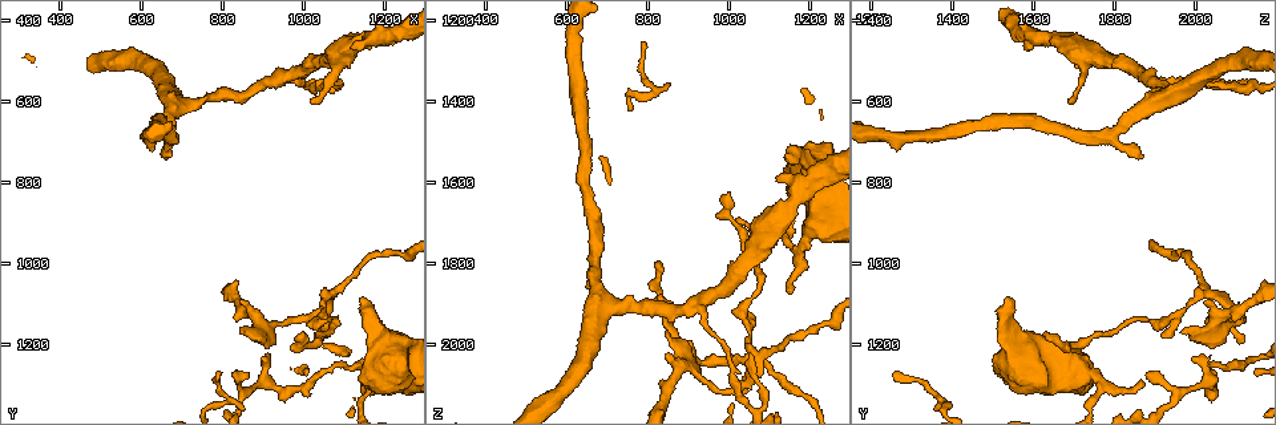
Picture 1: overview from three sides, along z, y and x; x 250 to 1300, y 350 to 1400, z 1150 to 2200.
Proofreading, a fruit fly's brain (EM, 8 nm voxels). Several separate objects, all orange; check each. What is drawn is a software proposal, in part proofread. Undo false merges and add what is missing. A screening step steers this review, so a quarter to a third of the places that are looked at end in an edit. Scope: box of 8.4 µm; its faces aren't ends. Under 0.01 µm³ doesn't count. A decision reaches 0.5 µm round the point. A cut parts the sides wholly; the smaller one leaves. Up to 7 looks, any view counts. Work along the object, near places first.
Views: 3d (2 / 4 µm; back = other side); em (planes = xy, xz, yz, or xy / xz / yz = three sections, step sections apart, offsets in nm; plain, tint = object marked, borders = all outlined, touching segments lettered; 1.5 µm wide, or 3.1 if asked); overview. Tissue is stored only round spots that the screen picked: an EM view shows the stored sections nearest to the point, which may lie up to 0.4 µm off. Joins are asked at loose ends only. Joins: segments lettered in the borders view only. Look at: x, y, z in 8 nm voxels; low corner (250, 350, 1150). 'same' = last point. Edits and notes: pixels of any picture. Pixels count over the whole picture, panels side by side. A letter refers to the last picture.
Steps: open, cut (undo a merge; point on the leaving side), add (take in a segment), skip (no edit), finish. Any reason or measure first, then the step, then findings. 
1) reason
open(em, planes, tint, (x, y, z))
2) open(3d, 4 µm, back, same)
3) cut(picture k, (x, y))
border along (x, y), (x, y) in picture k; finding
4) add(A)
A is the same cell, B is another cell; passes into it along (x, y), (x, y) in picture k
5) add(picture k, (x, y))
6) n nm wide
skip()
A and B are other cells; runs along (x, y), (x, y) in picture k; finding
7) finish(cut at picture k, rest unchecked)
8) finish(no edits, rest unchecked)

arms part here
open(3d, 4 µm, back, (1180, 1290, 1765))

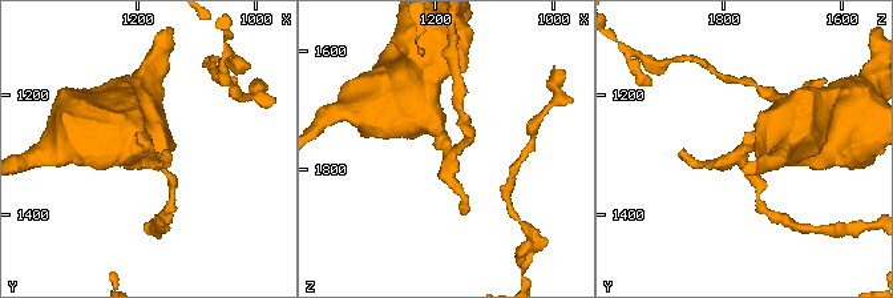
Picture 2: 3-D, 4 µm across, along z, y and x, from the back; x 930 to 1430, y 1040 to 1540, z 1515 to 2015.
need the tissue
open(em, planes, tint, (1180, 1290, 1760))

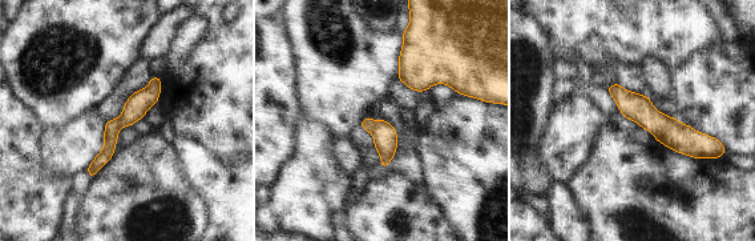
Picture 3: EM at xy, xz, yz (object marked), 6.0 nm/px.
what lies round it
open(em, planes, borders, same)

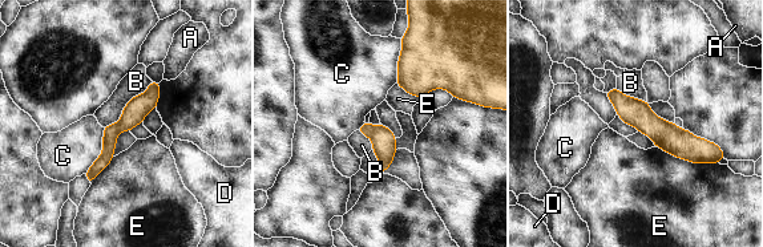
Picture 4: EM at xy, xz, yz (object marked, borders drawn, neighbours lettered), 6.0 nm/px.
cut(picture 4, (366, 129))
A, B, C, D and E are other cells; the part that leaves runs along (114, 128), (105, 158), (89, 177) in picture 4; two neurons meet here

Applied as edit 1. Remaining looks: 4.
open(overview)

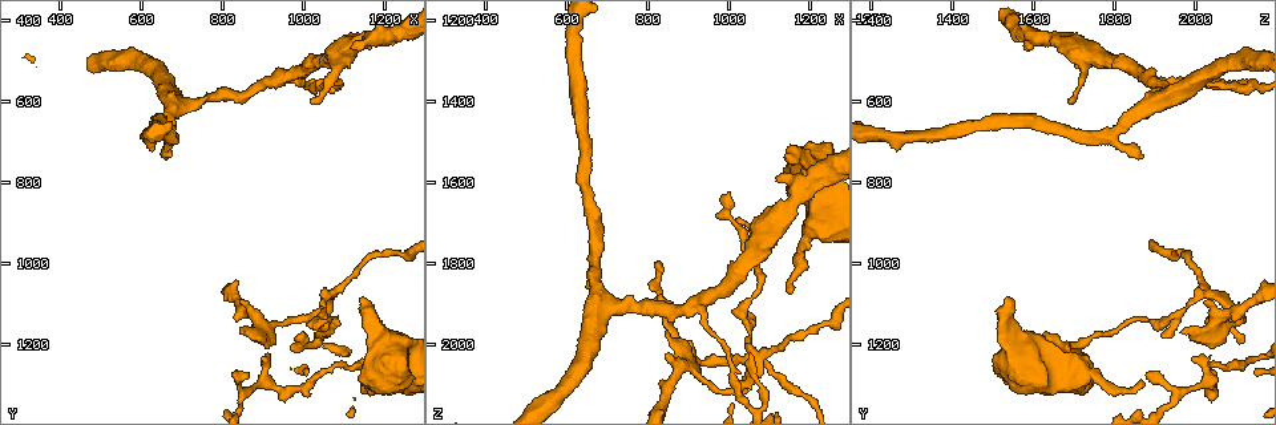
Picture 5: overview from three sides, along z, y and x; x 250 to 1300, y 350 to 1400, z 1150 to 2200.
thin end
open(3d, 2 µm, (1000, 1175, 1630))

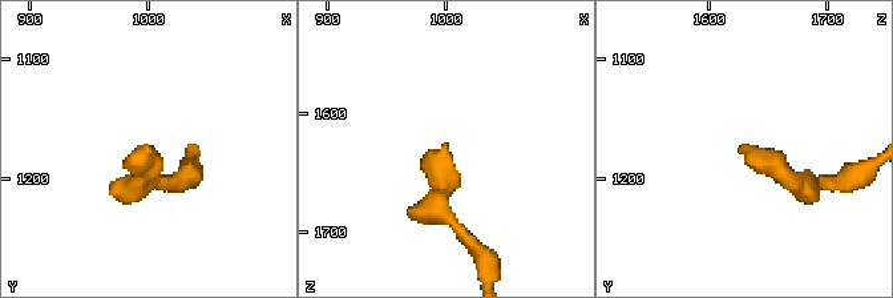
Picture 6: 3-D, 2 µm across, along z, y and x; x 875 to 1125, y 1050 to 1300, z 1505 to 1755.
open(em, planes, borders, (1002, 1174, 1626))

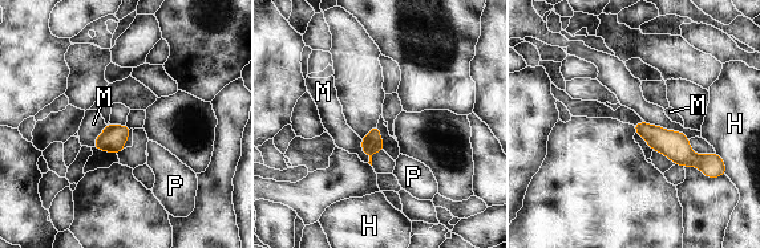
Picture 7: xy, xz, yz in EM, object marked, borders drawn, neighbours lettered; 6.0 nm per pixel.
120 nm wide
skip()
H, M and P are other cells; no lettered segment goes on from it

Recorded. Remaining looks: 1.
finish(cut at picture 4, rest unchecked)

